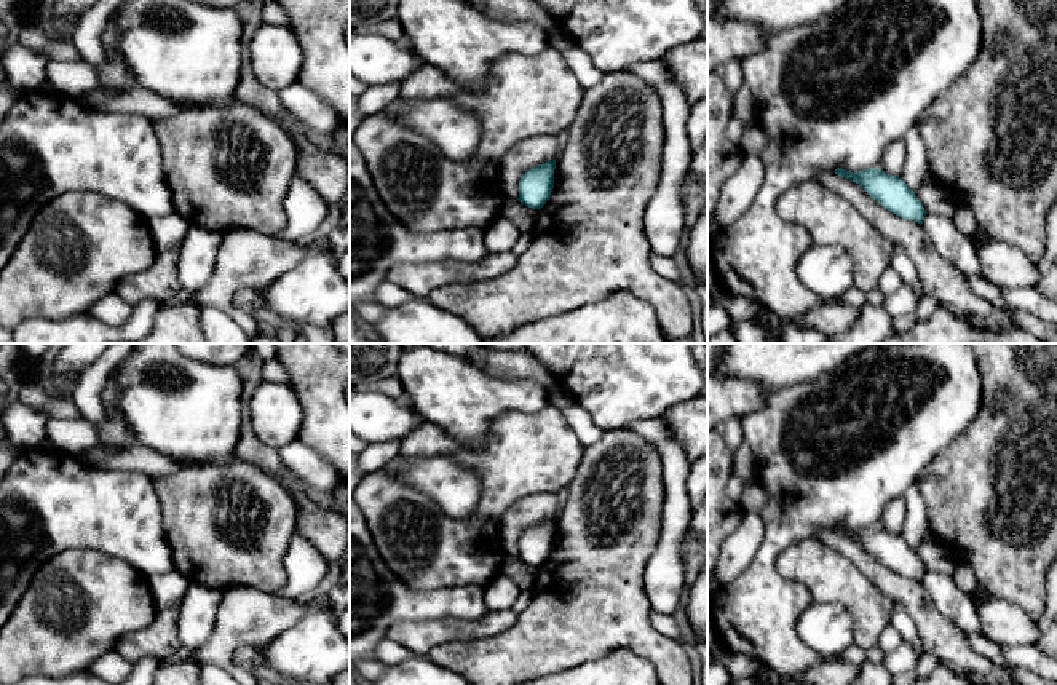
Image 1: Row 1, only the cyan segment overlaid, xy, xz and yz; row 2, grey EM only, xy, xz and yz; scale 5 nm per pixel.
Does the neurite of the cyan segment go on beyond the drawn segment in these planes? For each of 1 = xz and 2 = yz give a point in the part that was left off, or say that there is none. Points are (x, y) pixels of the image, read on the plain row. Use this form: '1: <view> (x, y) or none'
1: none
2: none

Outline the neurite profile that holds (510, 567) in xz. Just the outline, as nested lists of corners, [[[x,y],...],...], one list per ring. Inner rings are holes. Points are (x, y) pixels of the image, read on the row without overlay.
[[[503,554],[503,559],[498,568],[498,576],[513,580],[519,586],[521,591],[532,589],[532,581],[525,575],[525,570],[521,565],[519,557]]]

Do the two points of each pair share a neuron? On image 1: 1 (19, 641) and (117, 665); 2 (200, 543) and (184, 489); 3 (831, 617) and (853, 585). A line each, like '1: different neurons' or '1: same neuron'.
1: different neurons
2: same neuron
3: different neurons

